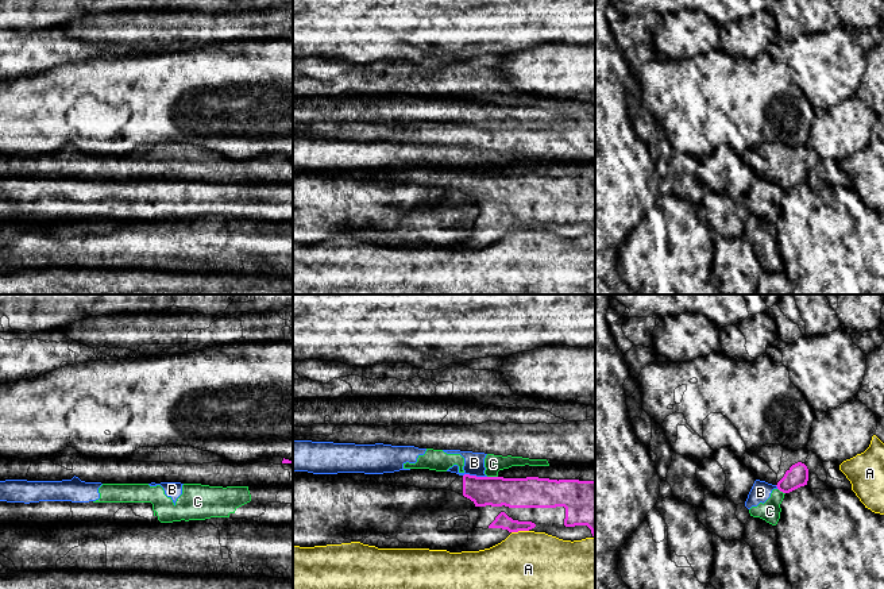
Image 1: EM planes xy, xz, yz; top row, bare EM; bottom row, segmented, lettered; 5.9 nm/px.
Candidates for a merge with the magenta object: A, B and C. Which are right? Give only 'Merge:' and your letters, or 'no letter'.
Merge: no letter

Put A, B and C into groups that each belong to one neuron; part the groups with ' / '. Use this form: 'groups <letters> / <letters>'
groups A / B C

